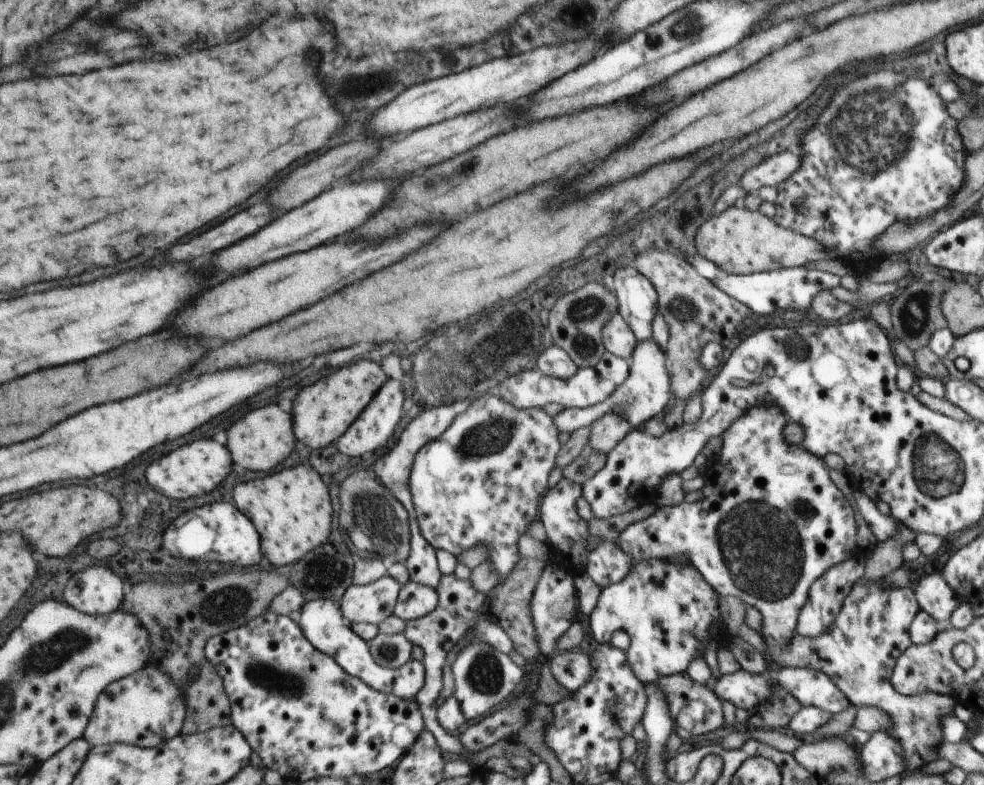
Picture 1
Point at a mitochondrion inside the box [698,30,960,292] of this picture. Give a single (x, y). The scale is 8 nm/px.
(879, 136)

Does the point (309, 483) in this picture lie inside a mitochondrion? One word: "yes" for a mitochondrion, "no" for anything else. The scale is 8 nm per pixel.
no

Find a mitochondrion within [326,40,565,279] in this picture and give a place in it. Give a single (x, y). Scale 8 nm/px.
(431, 186)

